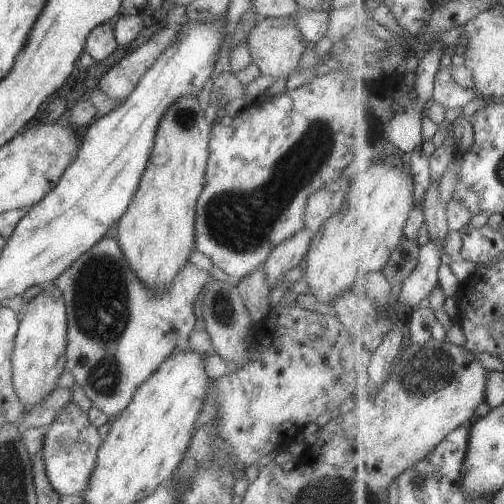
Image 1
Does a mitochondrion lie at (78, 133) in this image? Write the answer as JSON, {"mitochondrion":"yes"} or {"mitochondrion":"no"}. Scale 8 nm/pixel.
{"mitochondrion":"no"}

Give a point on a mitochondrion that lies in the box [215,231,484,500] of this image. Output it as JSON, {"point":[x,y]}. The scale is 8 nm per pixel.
{"point":[425,375]}

